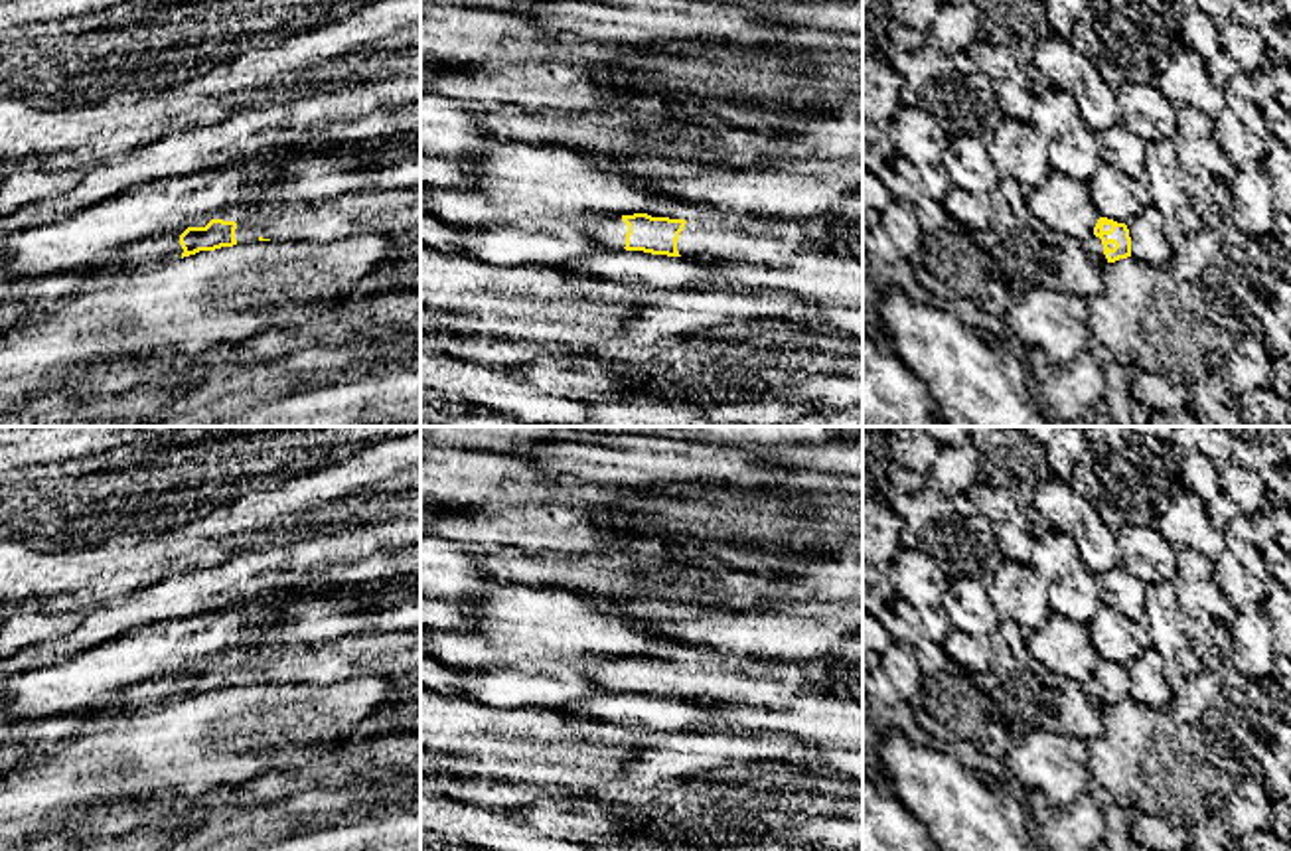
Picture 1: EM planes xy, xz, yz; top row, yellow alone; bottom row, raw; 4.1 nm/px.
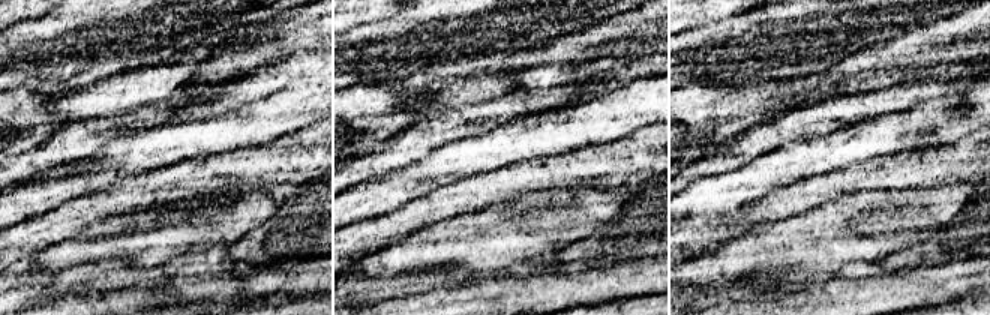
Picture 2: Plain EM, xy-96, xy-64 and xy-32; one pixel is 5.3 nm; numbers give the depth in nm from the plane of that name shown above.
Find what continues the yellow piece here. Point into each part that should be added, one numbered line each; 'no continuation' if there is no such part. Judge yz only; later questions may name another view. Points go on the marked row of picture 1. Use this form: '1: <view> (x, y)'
1: yz (1094, 245)

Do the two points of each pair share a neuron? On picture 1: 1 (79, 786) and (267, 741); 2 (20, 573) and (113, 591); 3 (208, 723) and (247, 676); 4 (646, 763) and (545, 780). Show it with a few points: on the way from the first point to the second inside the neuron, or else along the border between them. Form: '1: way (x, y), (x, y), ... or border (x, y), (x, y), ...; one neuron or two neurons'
1: way (127, 769), (220, 763); one neuron
2: way (44, 573), (89, 573); one neuron
3: border (257, 680), (237, 686); two neurons
4: border (636, 733), (634, 755), (622, 767), (622, 778); two neurons

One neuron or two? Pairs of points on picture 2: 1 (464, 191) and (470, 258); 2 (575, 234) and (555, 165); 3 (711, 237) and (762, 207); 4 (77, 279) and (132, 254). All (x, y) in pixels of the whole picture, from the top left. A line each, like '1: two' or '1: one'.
1: two
2: two
3: one
4: two

